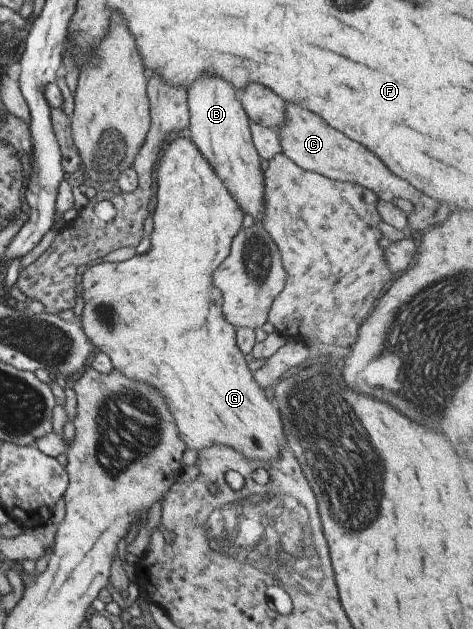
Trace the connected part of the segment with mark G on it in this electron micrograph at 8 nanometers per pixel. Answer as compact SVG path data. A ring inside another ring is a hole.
M176 137L175 141L169 143L169 147L160 153L159 163L156 171L156 206L151 215L154 229L149 234L150 249L146 253L135 254L130 259L121 262L102 262L96 265L88 266L81 270L82 282L81 298L83 299L83 308L81 316L77 319L78 324L86 336L86 339L92 346L100 351L104 351L105 355L109 357L111 366L122 372L125 376L128 375L130 379L140 379L144 383L153 388L158 389L166 403L168 403L168 411L172 411L172 417L176 421L178 427L178 435L180 439L186 443L187 449L193 449L198 452L202 448L208 447L212 444L224 444L230 446L232 449L239 451L245 458L251 460L269 460L277 458L281 449L286 447L282 446L282 440L285 441L283 436L282 424L280 416L278 415L276 405L273 402L267 401L264 396L263 389L252 379L251 371L246 367L244 355L238 349L235 342L235 328L232 327L221 314L220 311L220 291L216 287L212 287L210 275L212 271L218 267L218 263L228 255L229 247L232 238L238 233L242 227L242 213L236 205L235 199L228 193L224 187L221 179L214 173L214 170L208 165L208 162L202 157L197 147L186 138Z

